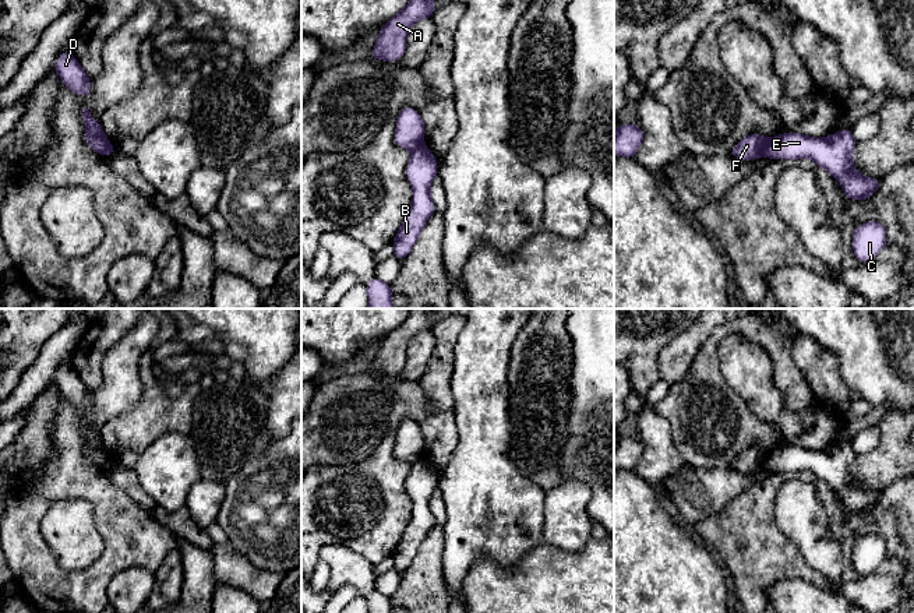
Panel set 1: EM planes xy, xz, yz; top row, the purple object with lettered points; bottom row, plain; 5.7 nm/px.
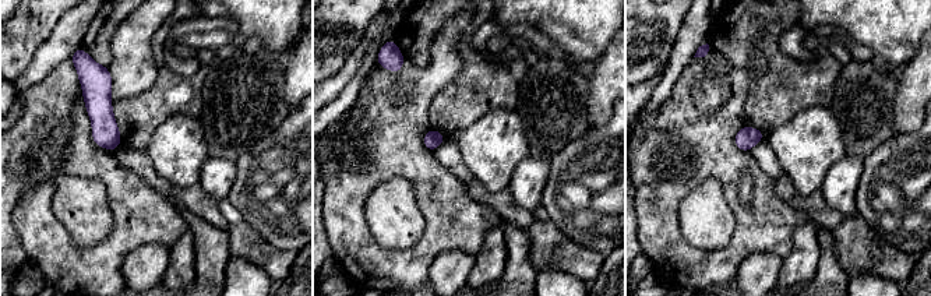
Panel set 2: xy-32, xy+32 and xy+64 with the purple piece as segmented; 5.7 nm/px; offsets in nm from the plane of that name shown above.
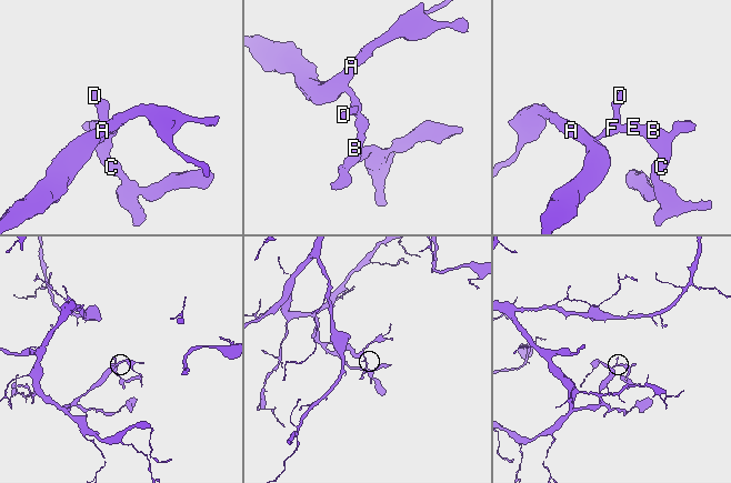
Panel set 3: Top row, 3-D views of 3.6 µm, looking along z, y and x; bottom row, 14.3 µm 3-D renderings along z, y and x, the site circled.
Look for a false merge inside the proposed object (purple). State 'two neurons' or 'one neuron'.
two neurons

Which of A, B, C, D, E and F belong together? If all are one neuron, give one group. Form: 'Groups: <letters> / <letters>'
Groups: A D F / B C E

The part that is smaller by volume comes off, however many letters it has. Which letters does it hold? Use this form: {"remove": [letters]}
{"remove": ["B", "C", "E"]}

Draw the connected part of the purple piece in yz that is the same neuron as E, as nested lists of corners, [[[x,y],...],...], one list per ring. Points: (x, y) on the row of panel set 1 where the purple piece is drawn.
[[[850,127],[823,138],[784,133],[767,140],[765,155],[767,159],[790,161],[808,156],[840,182],[848,200],[864,201],[881,187],[882,180],[854,170],[853,149],[858,142]]]

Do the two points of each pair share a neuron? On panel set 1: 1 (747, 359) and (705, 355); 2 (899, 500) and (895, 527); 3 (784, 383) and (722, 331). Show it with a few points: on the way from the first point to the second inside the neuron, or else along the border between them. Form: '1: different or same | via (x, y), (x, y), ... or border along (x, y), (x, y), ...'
1: different | border along (738, 333), (717, 346), (720, 373), (731, 386)
2: same | via (899, 507), (899, 520)
3: same | via (782, 360), (780, 353), (754, 327), (744, 327)

